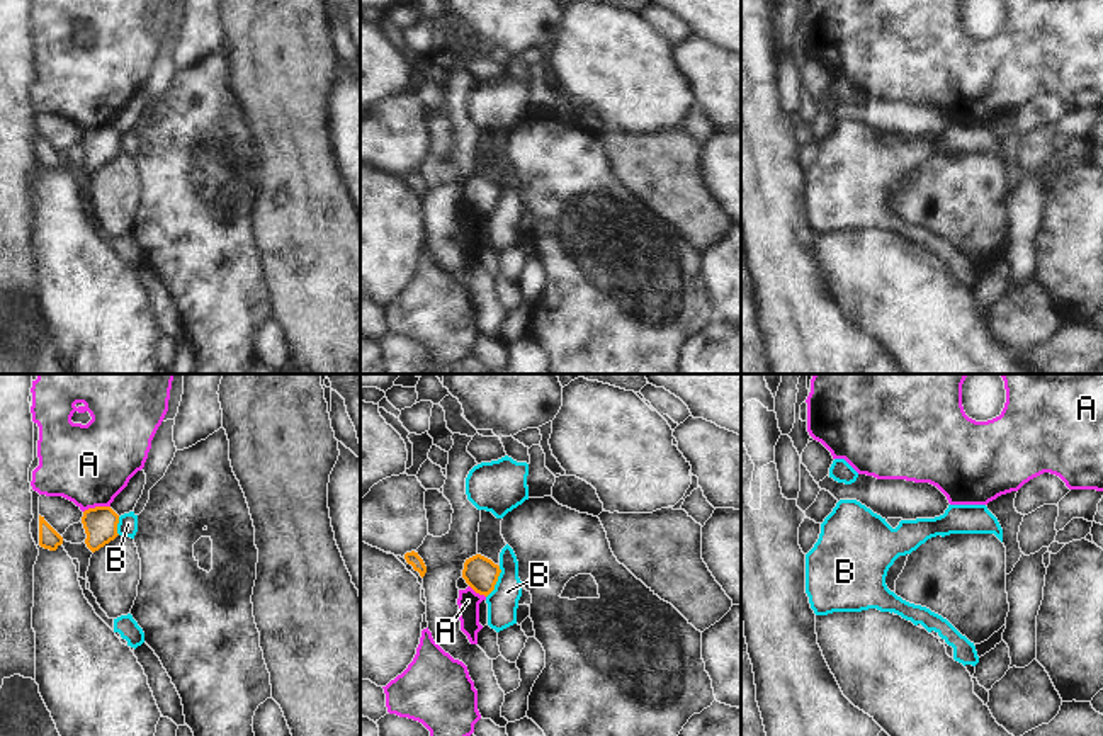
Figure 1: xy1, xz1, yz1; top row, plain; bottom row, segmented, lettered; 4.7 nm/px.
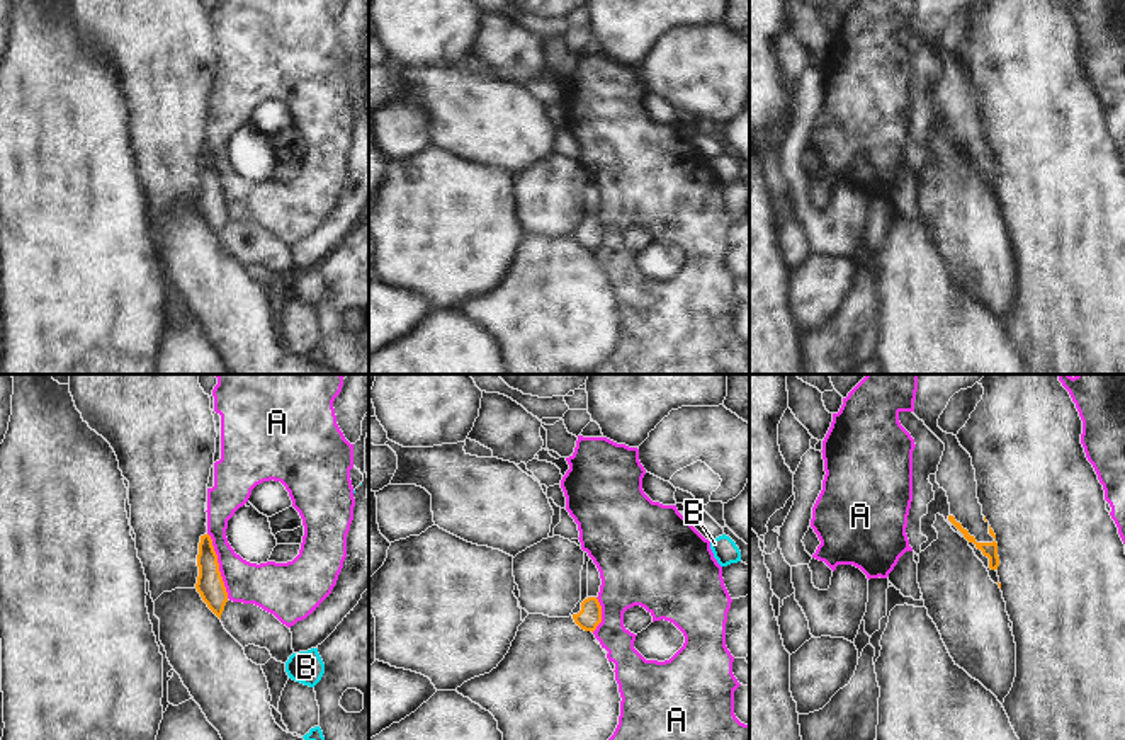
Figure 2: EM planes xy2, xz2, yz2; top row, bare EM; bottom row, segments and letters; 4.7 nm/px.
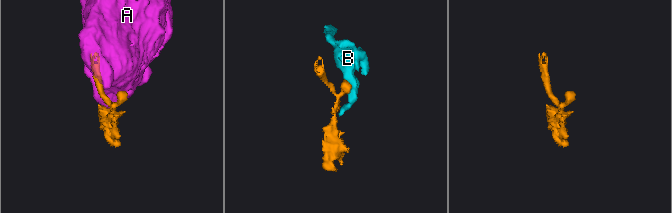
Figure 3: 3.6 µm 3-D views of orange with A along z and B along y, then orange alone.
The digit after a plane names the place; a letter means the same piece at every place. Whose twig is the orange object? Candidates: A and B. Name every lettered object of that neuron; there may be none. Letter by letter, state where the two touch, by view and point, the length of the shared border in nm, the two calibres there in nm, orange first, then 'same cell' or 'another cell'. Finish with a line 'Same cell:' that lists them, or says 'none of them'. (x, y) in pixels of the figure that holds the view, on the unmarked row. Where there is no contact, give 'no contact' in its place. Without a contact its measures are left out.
A: xy2 (218, 184) | 320 nm | 130/200 nm | another cell
B: xz1 (497, 199) | 170 nm | 160/140 nm | another cell
Same cell: none of them

